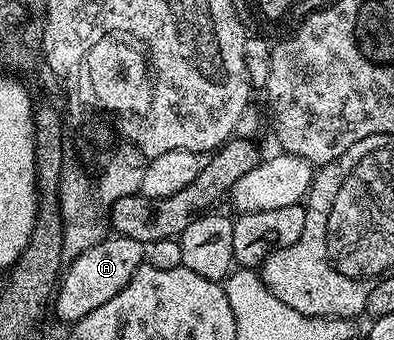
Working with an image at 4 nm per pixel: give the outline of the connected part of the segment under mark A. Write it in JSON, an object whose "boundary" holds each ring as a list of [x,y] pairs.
{"boundary":[[[117,233],[111,236],[111,239],[110,236],[103,237],[96,245],[84,249],[69,260],[68,266],[61,272],[60,282],[52,299],[52,311],[54,309],[60,318],[77,321],[92,313],[92,309],[100,309],[104,301],[112,301],[112,297],[116,297],[116,293],[120,293],[120,289],[124,289],[128,281],[132,281],[134,274],[144,266],[146,244]]]}

